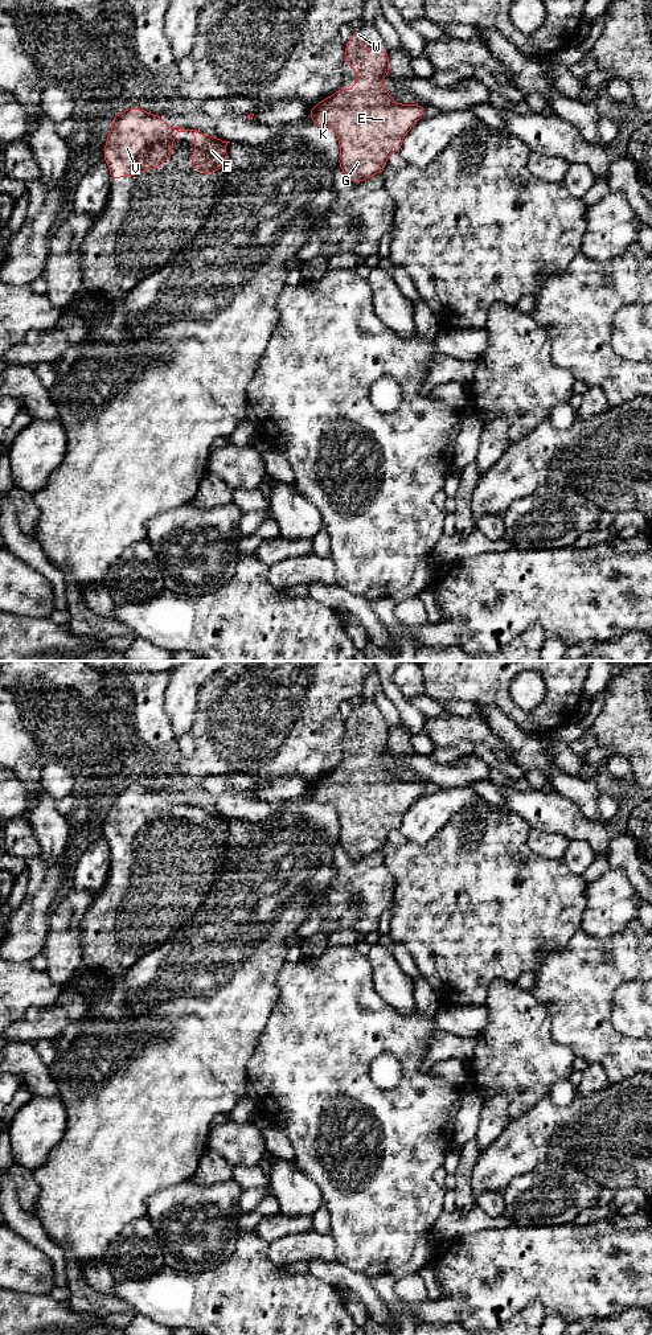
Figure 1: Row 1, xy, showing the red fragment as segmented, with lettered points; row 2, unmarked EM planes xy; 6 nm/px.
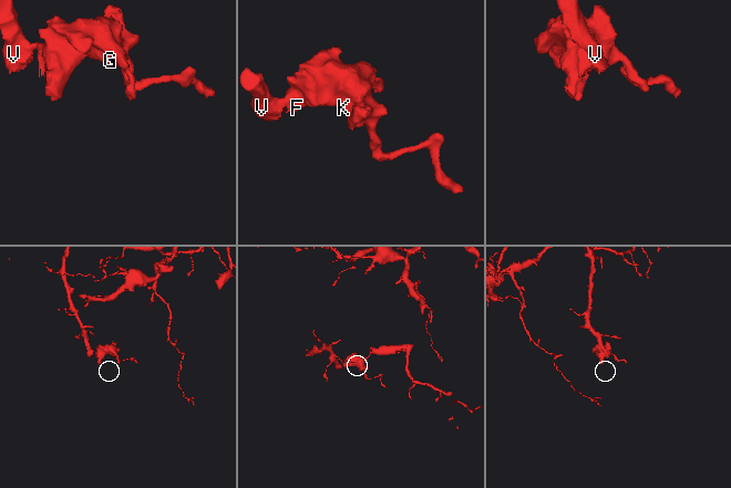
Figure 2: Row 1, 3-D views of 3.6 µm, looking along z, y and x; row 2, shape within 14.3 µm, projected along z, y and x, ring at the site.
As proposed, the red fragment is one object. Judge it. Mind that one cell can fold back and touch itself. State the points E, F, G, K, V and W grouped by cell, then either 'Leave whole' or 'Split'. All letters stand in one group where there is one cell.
Groups: E F G K V W. Leave whole

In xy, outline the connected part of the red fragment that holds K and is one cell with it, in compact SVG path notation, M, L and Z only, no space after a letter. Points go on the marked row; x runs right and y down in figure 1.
M361 30L353 32L345 42L345 65L357 71L353 90L348 91L346 86L339 89L333 95L309 108L308 114L315 124L335 131L340 144L339 168L352 184L381 174L386 168L387 157L401 151L405 136L425 116L422 103L397 103L381 85L382 77L390 78L389 52L364 49L360 46L362 42L369 42L369 40Z

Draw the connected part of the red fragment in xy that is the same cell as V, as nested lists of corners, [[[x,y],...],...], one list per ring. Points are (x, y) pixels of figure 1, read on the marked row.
[[[131,106],[111,120],[112,128],[103,149],[111,180],[120,180],[124,174],[132,178],[145,169],[159,169],[167,159],[175,157],[171,147],[176,141],[176,134],[185,131],[196,137],[190,156],[196,172],[214,173],[227,164],[226,145],[230,141],[197,130],[167,127],[161,116]]]

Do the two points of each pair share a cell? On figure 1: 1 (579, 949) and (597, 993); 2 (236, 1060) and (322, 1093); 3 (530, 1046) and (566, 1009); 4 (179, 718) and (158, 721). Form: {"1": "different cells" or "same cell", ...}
{"1": "same cell", "2": "different cells", "3": "different cells", "4": "different cells"}

